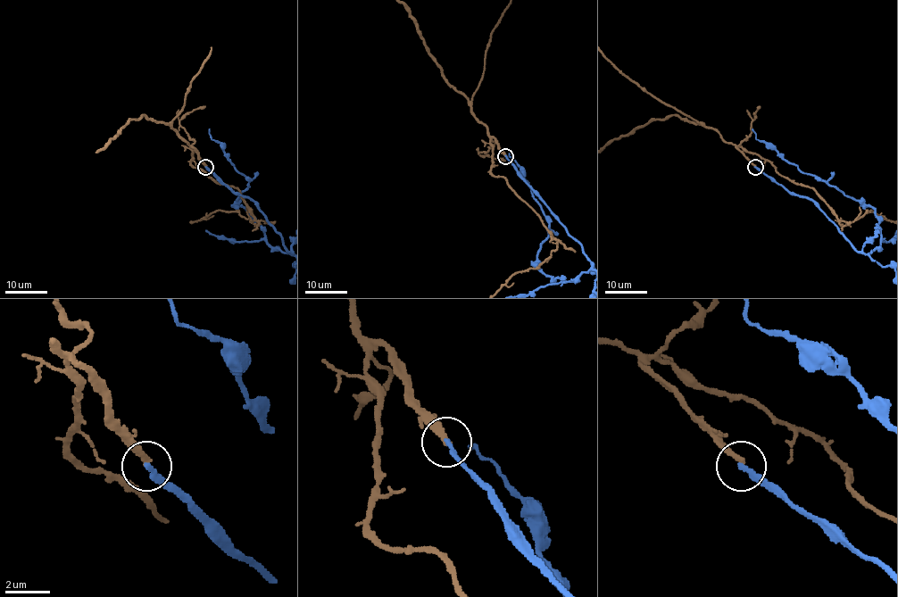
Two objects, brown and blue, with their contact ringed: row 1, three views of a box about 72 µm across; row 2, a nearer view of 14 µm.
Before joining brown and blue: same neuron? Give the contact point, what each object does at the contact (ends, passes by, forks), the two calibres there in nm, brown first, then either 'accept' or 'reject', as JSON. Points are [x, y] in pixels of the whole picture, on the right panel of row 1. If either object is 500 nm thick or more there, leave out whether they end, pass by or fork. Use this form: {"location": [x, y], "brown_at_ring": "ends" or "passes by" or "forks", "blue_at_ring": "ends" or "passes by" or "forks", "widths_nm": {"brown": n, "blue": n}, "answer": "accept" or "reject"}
{"location": [755, 167], "brown_at_ring": "ends", "blue_at_ring": "ends", "widths_nm": {"brown": 240, "blue": 220}, "answer": "reject"}

